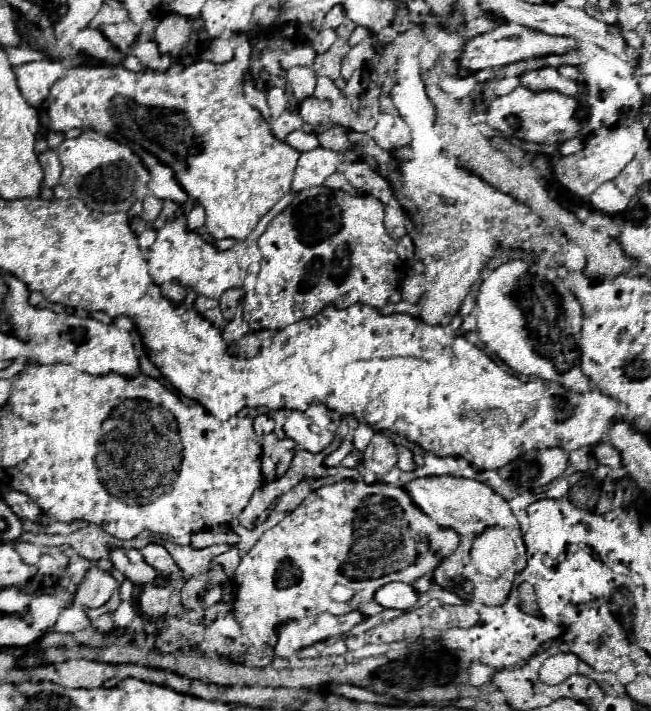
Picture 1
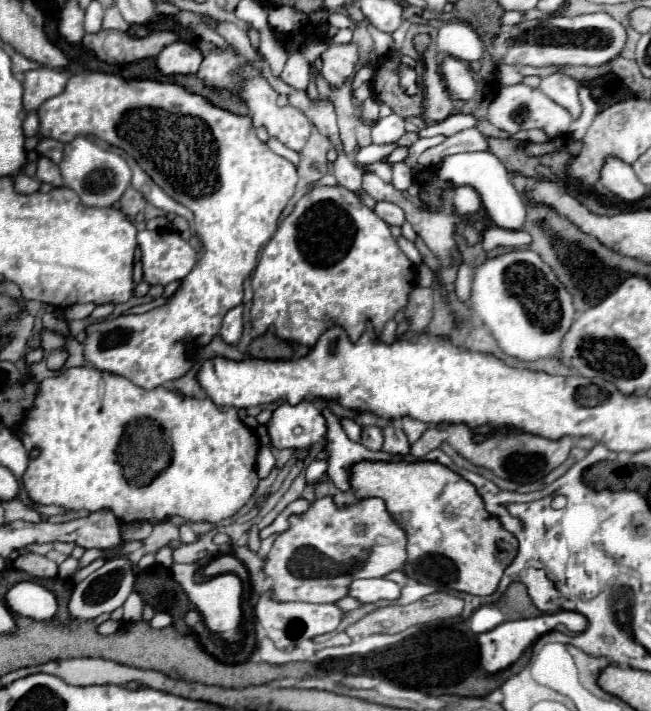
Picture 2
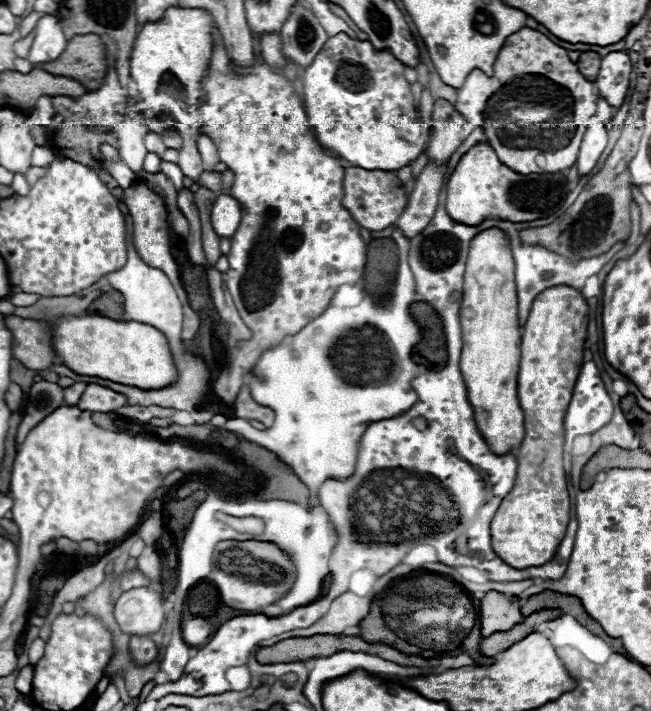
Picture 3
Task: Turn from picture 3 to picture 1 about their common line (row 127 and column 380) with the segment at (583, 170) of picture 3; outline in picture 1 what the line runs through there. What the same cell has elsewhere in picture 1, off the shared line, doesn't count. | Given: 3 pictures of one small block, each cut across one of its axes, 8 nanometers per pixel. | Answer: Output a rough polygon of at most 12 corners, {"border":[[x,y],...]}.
{"border":[[388,582],[374,598],[382,608],[406,610],[414,592]]}

